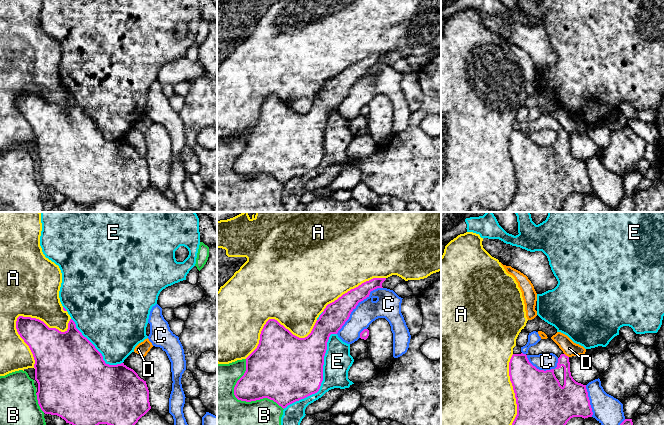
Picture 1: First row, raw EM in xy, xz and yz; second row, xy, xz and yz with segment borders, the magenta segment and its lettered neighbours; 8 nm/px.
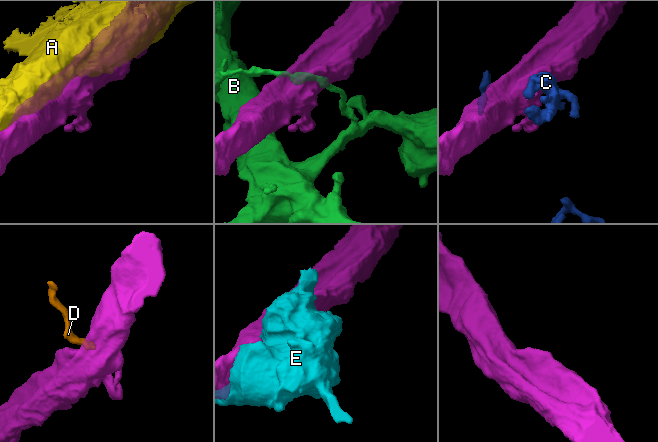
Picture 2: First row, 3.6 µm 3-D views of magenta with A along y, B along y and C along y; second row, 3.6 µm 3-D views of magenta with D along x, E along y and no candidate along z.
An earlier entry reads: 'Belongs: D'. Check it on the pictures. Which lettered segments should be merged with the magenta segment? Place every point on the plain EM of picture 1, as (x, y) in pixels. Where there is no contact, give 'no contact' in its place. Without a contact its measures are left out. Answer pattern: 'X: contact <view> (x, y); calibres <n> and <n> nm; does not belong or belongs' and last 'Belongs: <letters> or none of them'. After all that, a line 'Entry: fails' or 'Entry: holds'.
A: contact yz (517, 187); calibres 440 and 440 nm; does not belong
B: contact xz (241, 176); calibres 320 and 500 nm; does not belong
C: contact xz (356, 81); calibres 200 and 200 nm; does not belong
D: contact yz (565, 131); calibres 150 and 120 nm; does not belong
E: contact xz (322, 153); calibres 500 and 220 nm; does not belong
Belongs: none of them
Entry: fails

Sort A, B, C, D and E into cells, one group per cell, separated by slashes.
A / B / C / D / E

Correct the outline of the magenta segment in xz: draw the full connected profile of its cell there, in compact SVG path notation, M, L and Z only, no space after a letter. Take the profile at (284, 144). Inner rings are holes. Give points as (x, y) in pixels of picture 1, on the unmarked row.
M373 54L328 80L305 114L293 111L277 96L269 95L261 107L257 124L246 134L246 147L234 163L235 173L246 178L268 174L284 185L317 169L323 157L324 132L330 111L337 110L358 79L369 73L371 67L383 64L385 56Z

